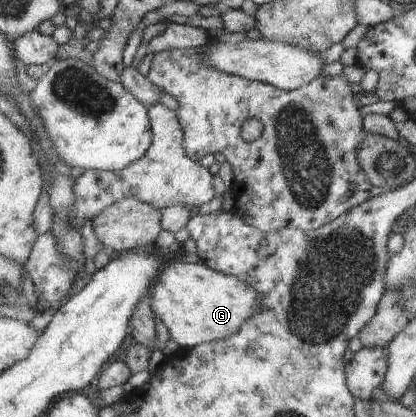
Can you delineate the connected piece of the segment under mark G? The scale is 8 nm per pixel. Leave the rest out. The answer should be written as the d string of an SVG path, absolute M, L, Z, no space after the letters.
M168 259L150 294L154 315L168 328L170 339L180 348L187 349L231 339L249 319L253 319L253 315L257 315L257 311L261 311L261 307L265 307L261 293L253 285L233 275L215 271L203 262L185 264Z

